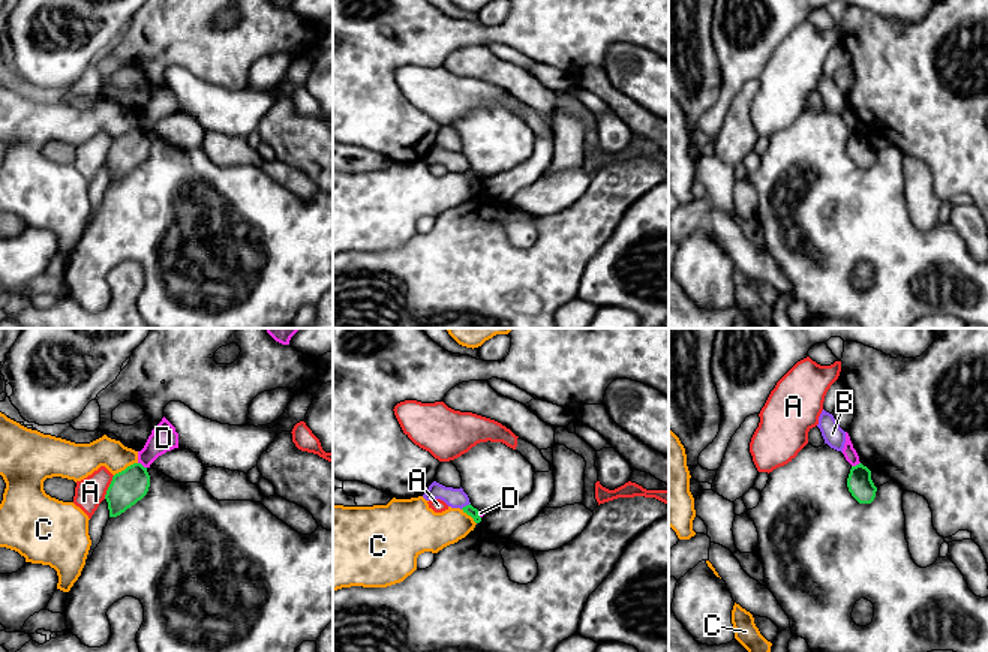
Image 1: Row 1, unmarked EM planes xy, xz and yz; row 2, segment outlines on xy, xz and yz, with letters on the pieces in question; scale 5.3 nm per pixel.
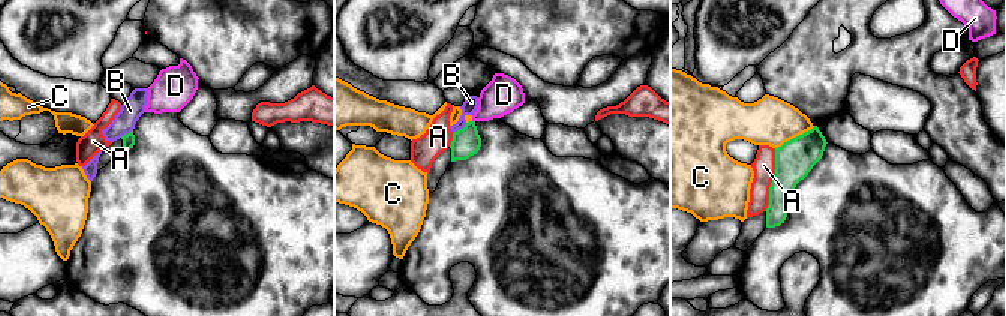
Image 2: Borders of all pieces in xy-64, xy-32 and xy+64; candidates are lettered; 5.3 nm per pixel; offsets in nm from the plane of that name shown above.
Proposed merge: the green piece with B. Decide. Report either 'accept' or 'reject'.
reject

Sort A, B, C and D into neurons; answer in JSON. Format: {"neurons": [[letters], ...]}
{"neurons": [["A"], ["B"], ["C"], ["D"]]}

